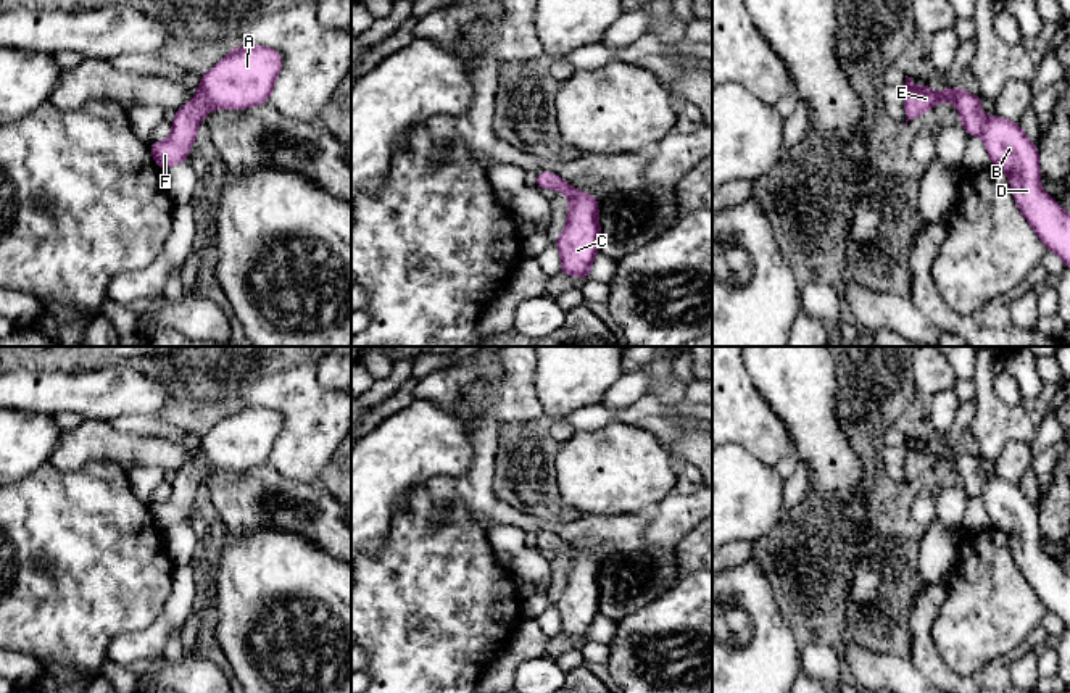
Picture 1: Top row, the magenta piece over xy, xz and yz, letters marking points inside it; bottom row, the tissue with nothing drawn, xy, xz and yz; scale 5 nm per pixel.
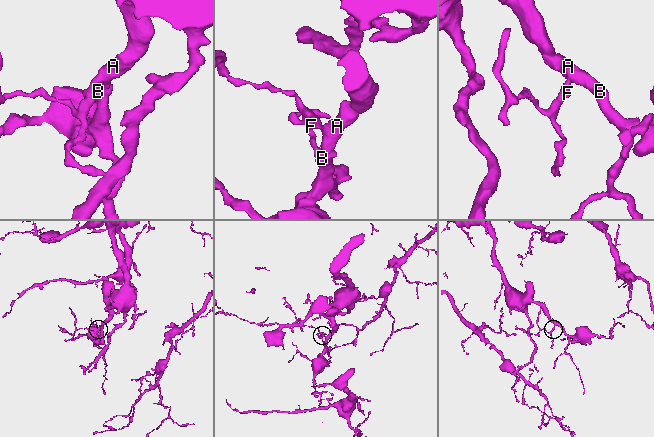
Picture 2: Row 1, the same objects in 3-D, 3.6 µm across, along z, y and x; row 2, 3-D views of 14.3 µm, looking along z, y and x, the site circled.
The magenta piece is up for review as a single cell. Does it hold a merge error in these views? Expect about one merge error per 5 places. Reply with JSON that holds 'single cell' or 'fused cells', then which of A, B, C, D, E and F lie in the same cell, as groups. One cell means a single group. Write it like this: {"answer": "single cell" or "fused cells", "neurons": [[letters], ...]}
{"answer": "single cell", "neurons": [["A", "B", "C", "D", "E", "F"]]}

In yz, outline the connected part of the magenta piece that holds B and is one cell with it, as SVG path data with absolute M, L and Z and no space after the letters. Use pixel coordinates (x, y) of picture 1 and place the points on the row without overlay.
M906 438L906 485L925 475L935 469L938 463L952 463L960 475L960 485L968 498L980 496L983 506L989 514L991 525L999 529L1009 537L1009 545L1014 553L1015 564L1028 585L1035 590L1035 595L1047 608L1049 612L1059 616L1067 629L1070 629L1070 575L1067 575L1060 566L1047 556L1039 545L1039 516L1038 506L1030 503L1023 495L1018 483L1007 482L997 475L986 479L981 474L981 458L967 454L962 448L941 450L938 456L930 451L930 443L925 442L922 450L917 450L912 443L914 438Z

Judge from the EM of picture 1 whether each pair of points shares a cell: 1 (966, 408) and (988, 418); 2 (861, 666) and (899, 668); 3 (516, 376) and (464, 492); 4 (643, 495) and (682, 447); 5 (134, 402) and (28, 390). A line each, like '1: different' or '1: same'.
1: different
2: same
3: different
4: different
5: same

